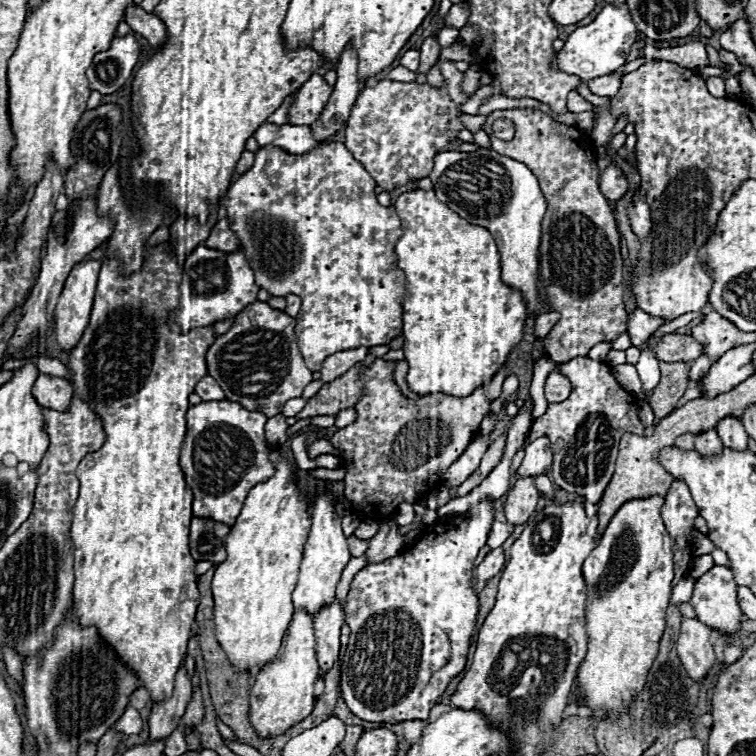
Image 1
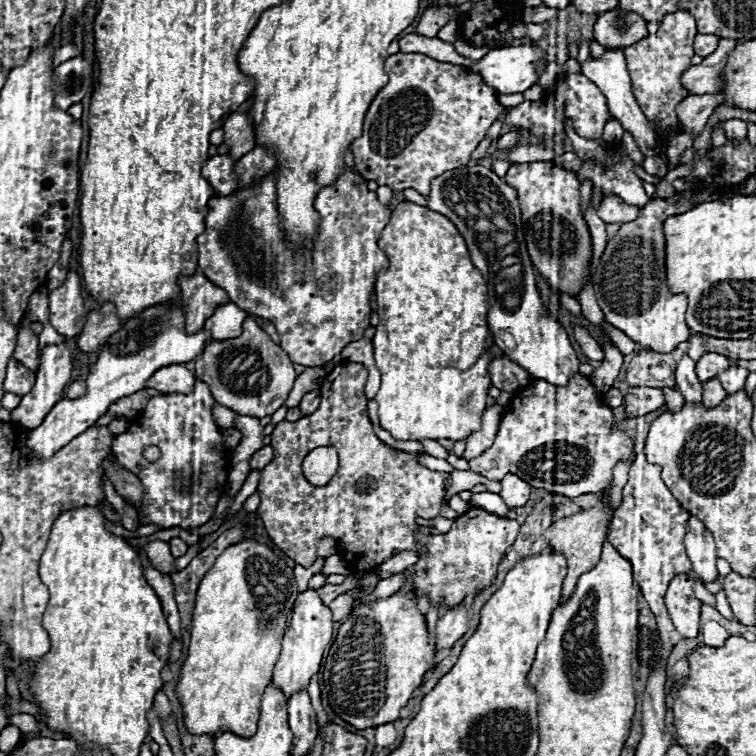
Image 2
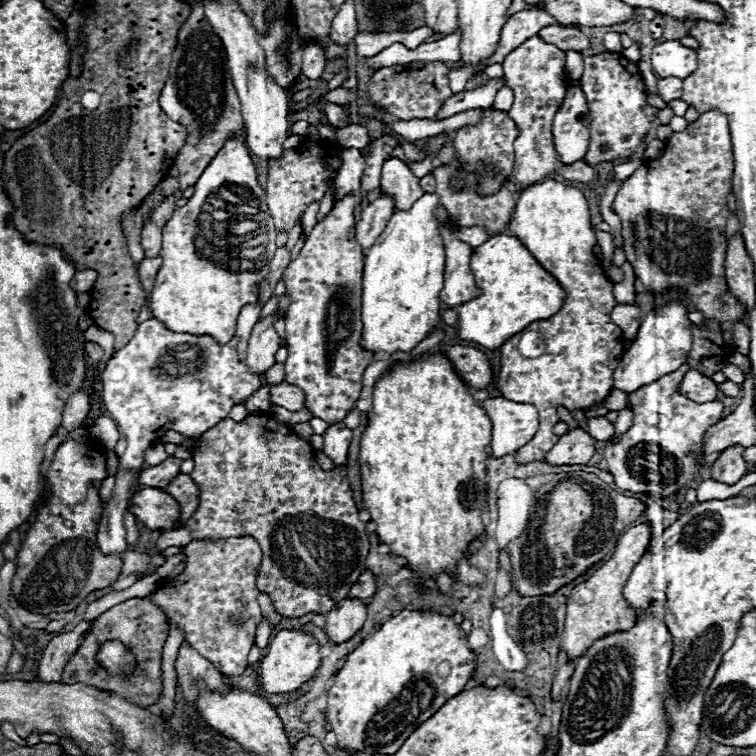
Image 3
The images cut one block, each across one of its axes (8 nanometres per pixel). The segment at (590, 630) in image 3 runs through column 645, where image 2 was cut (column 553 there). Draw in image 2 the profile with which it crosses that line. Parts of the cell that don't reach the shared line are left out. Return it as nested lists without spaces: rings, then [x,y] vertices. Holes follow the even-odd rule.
[[[598,498],[596,506],[590,508],[590,510],[582,510],[570,518],[564,518],[564,520],[558,520],[554,522],[546,532],[544,532],[544,538],[548,540],[552,552],[558,552],[566,558],[566,564],[568,564],[568,574],[562,582],[562,598],[560,598],[560,604],[568,602],[568,598],[574,594],[576,590],[576,582],[580,578],[580,574],[588,572],[598,560],[600,560],[600,552],[602,552],[602,544],[606,540],[606,524],[608,520],[612,518],[612,508],[610,508],[610,502],[608,506],[602,504],[602,498]]]

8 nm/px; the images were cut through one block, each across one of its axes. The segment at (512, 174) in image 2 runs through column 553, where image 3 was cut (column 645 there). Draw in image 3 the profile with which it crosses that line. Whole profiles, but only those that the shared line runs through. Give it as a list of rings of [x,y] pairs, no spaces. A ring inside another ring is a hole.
[[[712,108],[704,114],[698,116],[696,122],[690,122],[686,126],[684,132],[674,132],[670,136],[670,140],[666,142],[666,148],[662,152],[660,158],[656,160],[648,160],[646,164],[642,164],[640,168],[634,170],[634,174],[630,178],[626,178],[620,186],[620,190],[616,192],[616,198],[612,202],[612,212],[620,218],[620,224],[622,224],[622,240],[624,240],[624,252],[626,252],[626,260],[632,264],[634,268],[634,274],[642,280],[642,284],[648,288],[648,290],[656,290],[656,292],[664,292],[668,288],[680,288],[684,286],[684,290],[688,292],[690,296],[690,302],[694,304],[694,308],[698,312],[704,314],[706,320],[706,328],[696,328],[692,326],[692,350],[690,350],[690,358],[692,360],[700,360],[700,358],[706,358],[706,356],[730,356],[730,352],[734,352],[734,344],[732,344],[732,322],[736,320],[744,320],[744,314],[742,314],[742,306],[738,304],[738,300],[728,292],[728,286],[726,286],[726,280],[724,280],[724,258],[726,258],[726,238],[724,238],[724,226],[726,226],[726,194],[730,192],[732,188],[732,172],[734,172],[734,158],[732,150],[732,142],[730,142],[730,132],[728,132],[728,118]]]

